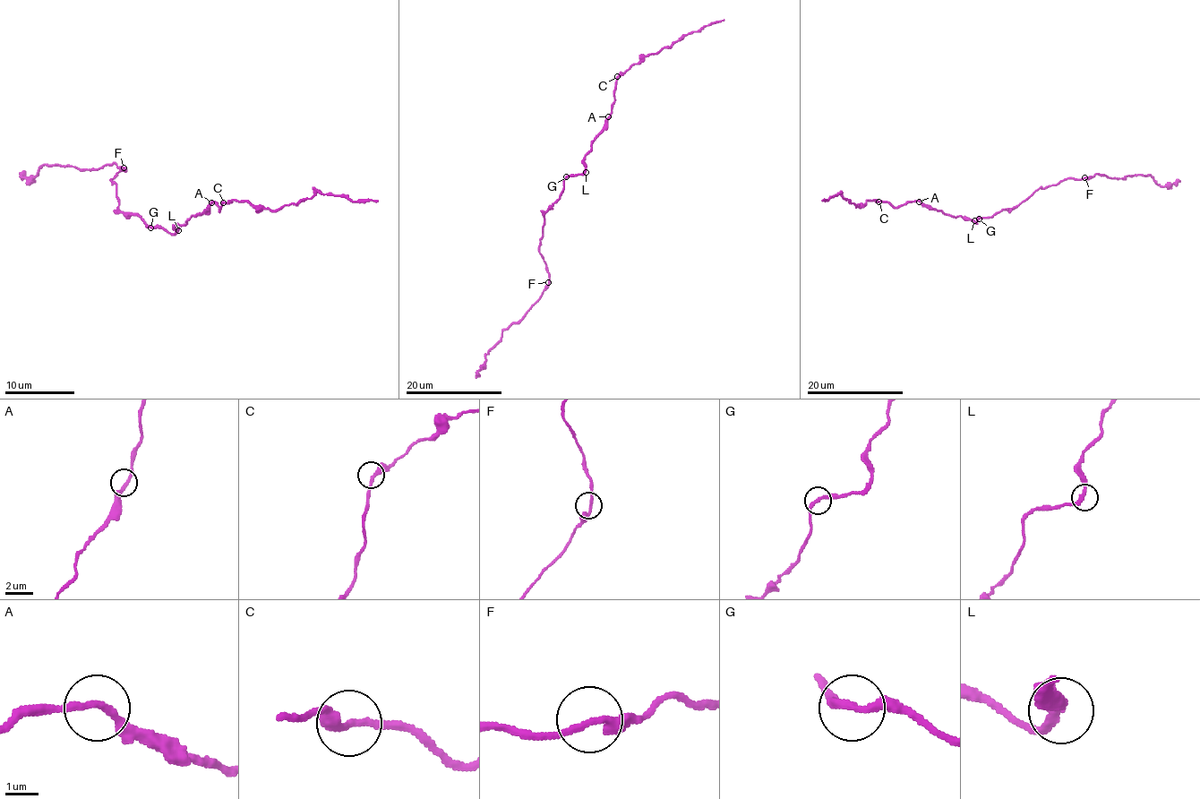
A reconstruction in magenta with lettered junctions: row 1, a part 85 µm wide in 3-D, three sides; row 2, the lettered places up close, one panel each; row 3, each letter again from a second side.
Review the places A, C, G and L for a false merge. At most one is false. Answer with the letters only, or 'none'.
none

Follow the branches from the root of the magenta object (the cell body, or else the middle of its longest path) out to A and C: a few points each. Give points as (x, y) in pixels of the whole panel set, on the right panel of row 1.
A: (979, 218), (975, 223), (959, 216), (944, 214), (919, 201)
C: (979, 218), (975, 223), (959, 216), (944, 214), (919, 201), (907, 201), (896, 207), (878, 201)

